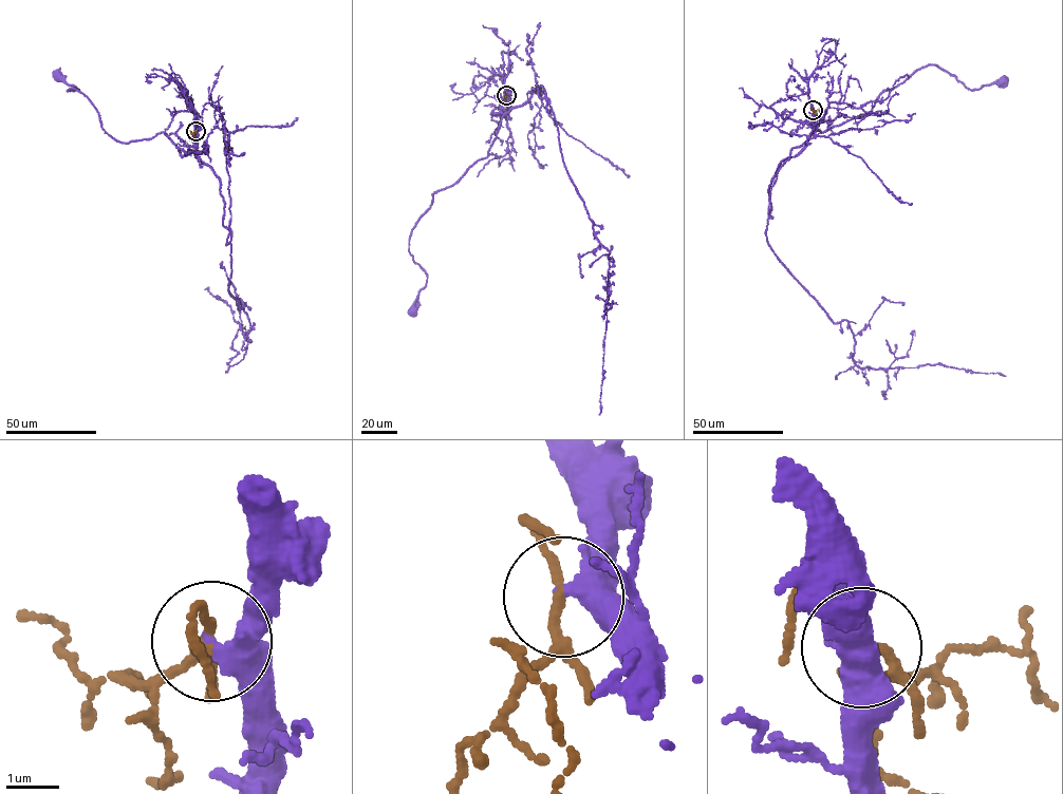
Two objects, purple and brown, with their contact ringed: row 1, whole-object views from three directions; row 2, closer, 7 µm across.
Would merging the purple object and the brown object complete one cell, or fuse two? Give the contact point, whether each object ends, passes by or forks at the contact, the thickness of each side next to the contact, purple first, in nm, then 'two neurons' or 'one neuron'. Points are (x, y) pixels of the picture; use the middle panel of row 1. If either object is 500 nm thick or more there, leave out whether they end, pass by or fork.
at (506, 95); purple passes by; brown forks there; 380 nm thick on the purple side, 130 nm on the other; one neuron

